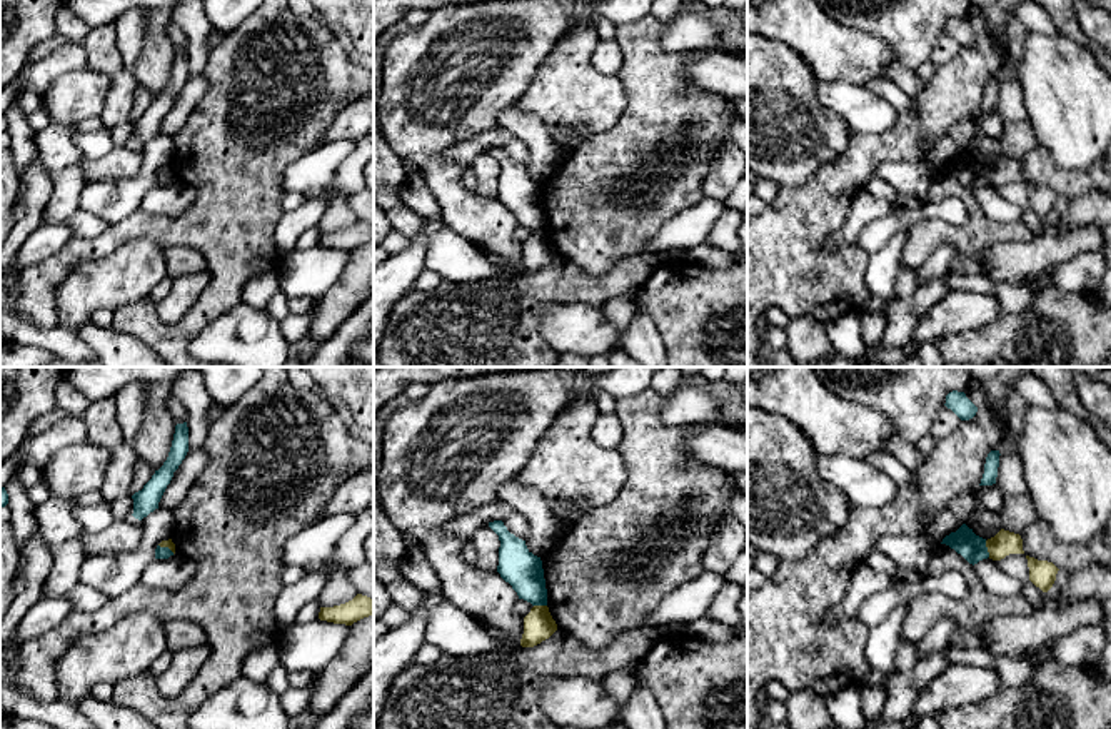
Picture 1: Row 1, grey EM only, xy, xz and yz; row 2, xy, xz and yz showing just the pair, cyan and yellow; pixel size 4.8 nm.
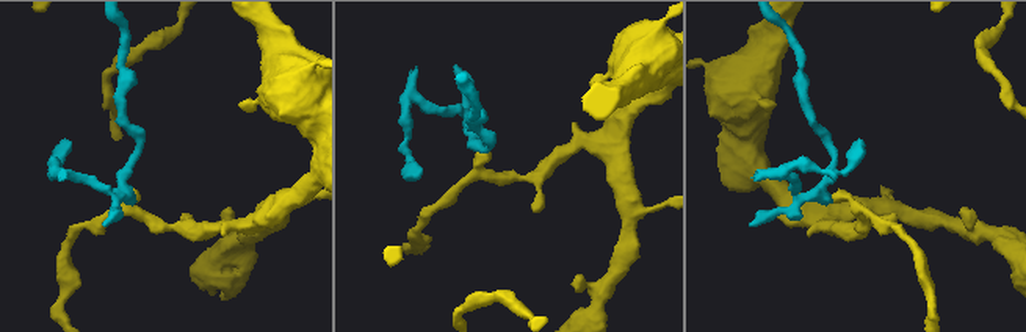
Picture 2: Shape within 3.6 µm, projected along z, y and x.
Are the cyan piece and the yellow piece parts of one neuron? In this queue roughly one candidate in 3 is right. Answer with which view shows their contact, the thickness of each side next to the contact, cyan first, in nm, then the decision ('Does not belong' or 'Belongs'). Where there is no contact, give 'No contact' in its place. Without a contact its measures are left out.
Touches cyan in yz. Thickness 130 nm (cyan) against 120 nm. Does not belong

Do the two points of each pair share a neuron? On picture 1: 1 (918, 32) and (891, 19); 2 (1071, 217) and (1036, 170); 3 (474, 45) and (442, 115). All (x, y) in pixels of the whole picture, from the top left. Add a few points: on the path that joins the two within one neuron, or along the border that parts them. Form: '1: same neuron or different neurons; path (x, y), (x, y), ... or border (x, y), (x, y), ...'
1: same neuron; path (911, 25), (904, 19), (898, 19)
2: different neurons; border (1093, 189), (1071, 201)
3: same neuron; path (467, 62), (442, 87), (442, 99)

